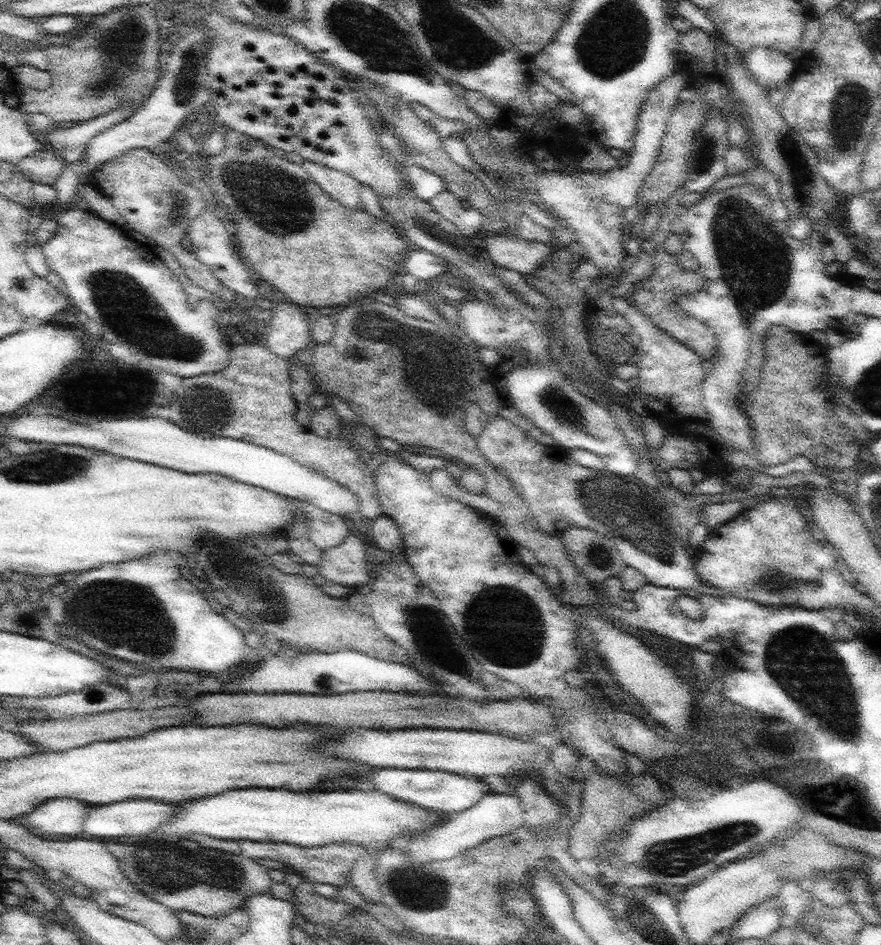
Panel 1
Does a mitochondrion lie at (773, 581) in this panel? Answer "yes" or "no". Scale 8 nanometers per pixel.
yes

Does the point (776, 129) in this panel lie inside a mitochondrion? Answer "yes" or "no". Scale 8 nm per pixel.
no

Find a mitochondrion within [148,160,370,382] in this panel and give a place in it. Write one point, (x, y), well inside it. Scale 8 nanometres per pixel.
(281, 205)

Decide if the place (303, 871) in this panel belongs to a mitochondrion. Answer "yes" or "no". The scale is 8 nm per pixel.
no

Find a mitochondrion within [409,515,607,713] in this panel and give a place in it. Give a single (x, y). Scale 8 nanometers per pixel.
(523, 652)

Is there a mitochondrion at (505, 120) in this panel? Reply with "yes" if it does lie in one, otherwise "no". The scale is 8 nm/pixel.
no

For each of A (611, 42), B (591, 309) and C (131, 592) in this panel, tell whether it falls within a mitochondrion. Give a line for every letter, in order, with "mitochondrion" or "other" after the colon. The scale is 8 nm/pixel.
A: mitochondrion
B: other
C: mitochondrion

